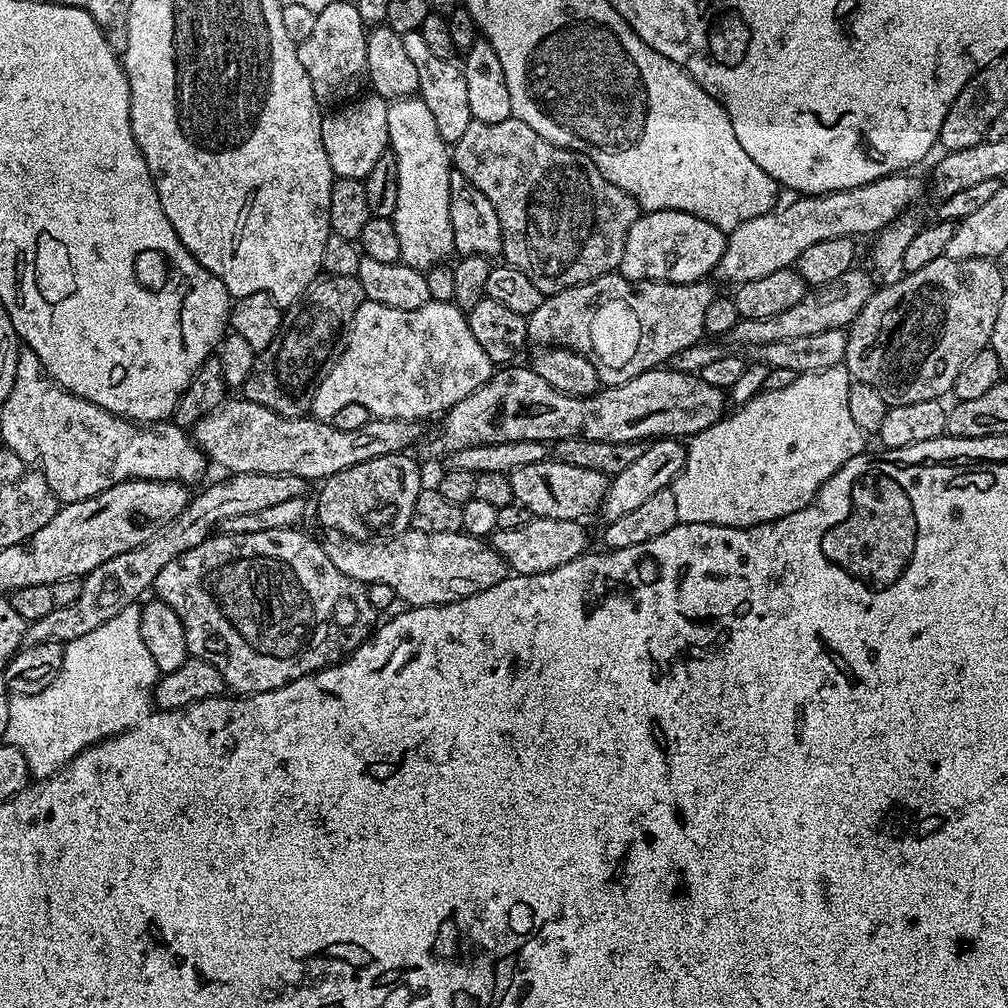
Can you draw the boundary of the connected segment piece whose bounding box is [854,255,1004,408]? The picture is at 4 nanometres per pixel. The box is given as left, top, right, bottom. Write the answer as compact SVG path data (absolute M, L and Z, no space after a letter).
M945 255L926 262L919 275L940 276L940 281L929 292L911 297L912 305L904 321L893 330L892 337L873 345L865 360L855 365L855 379L874 386L889 408L947 397L954 378L958 378L958 370L978 350L989 347L994 326L1002 319L1004 276L996 264L999 263L991 259L952 260Z

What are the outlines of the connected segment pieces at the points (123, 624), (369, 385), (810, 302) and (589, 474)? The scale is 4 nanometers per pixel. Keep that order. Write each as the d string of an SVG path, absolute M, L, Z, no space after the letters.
M139 603L126 606L105 624L67 641L64 644L64 665L54 682L33 696L12 696L9 699L9 725L6 726L4 740L22 750L33 777L55 776L92 744L133 728L148 715L154 704L154 689L158 679L154 662L150 662L150 650L122 650L146 648L146 642L142 642L140 609Z
M365 299L357 304L356 311L352 314L352 319L348 325L348 345L345 346L343 354L340 355L335 370L326 374L320 385L317 386L310 412L316 420L328 422L331 421L334 414L338 414L338 410L342 410L342 406L357 404L358 406L366 406L369 417L372 418L424 422L427 416L437 415L436 417L439 417L441 414L450 411L456 405L457 400L466 398L466 394L474 394L474 390L478 390L478 386L486 383L493 374L494 365L491 358L486 354L486 350L482 350L482 346L478 346L474 334L470 334L467 315L458 310L455 303L431 299L426 306L422 306L418 310L394 310L390 306L382 306L378 302Z
M846 271L828 284L805 291L803 298L794 302L790 310L782 310L782 314L770 314L770 318L737 319L733 323L730 339L736 344L745 344L748 350L753 350L766 343L822 334L832 329L847 329L874 291L871 278L864 272L856 271Z
M545 458L537 464L515 468L508 481L513 501L526 506L533 517L583 521L584 516L603 505L609 477L598 474L598 470L582 470L582 466L570 466L555 458Z

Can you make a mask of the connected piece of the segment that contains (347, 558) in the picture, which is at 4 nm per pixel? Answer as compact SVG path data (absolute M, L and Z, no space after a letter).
M407 530L408 532L404 532L401 534L401 536L392 536L389 538L389 540L384 540L381 542L381 544L368 544L372 542L365 542L363 539L360 538L332 538L336 540L327 541L327 543L324 544L324 549L326 550L326 554L330 558L330 562L334 562L334 566L338 566L338 570L342 570L342 574L346 574L351 580L359 580L361 584L367 586L369 584L385 584L386 586L390 586L392 589L395 590L397 597L401 601L405 600L405 605L408 606L423 606L425 604L446 604L449 600L458 600L461 596L473 596L474 594L478 594L482 590L486 590L490 586L494 586L498 583L499 580L503 580L506 575L506 565L504 563L504 559L500 556L499 552L496 551L495 547L489 546L488 548L486 545L484 545L485 541L483 539L477 538L474 535L471 534L461 534L460 532L450 532L448 534L426 534L425 532L417 532L415 530Z

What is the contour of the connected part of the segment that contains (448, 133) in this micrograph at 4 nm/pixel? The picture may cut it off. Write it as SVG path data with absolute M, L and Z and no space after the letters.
M419 30L403 33L406 55L414 61L418 70L418 96L426 102L430 114L434 114L434 126L445 144L455 146L462 134L470 131L474 121L470 114L470 94L466 94L465 69L452 60L436 57L426 46Z

